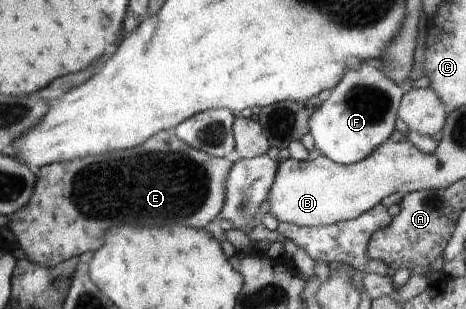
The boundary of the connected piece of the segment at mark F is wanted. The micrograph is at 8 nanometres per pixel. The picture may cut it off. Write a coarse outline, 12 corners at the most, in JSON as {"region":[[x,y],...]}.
{"region":[[352,65],[309,117],[314,148],[341,165],[395,130],[405,91]]}

